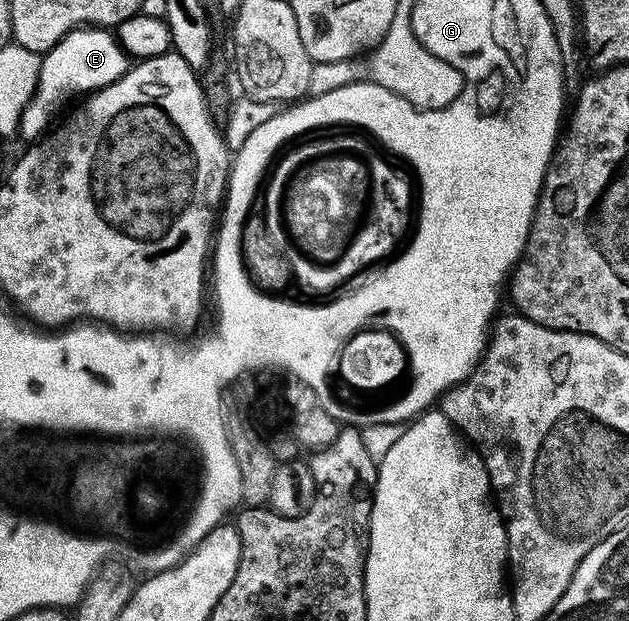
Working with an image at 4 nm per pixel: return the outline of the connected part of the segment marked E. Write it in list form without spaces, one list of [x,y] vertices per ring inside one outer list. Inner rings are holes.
[[[86,25],[79,30],[70,31],[54,48],[42,55],[38,87],[28,105],[22,110],[17,134],[23,135],[26,141],[41,139],[55,122],[54,114],[69,99],[77,100],[89,95],[91,91],[99,91],[102,87],[112,85],[126,70],[128,56],[122,50],[122,44],[109,30]]]

